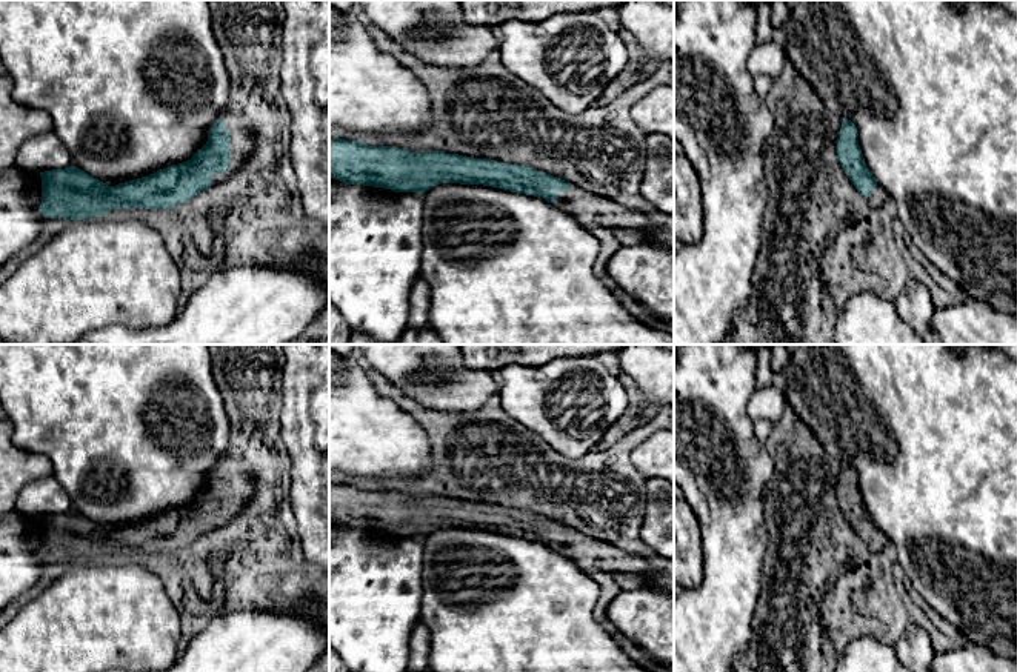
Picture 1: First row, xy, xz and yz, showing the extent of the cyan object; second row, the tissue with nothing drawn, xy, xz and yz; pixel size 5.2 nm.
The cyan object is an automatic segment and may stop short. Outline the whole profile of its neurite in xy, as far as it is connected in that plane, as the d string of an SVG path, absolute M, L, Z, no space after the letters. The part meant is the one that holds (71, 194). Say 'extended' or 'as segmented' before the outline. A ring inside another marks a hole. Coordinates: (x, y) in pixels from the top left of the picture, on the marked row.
extended | M223 112L209 128L206 145L180 165L108 186L69 166L40 172L45 218L85 220L108 211L172 209L198 192L231 178L254 151L254 129L245 117Z

